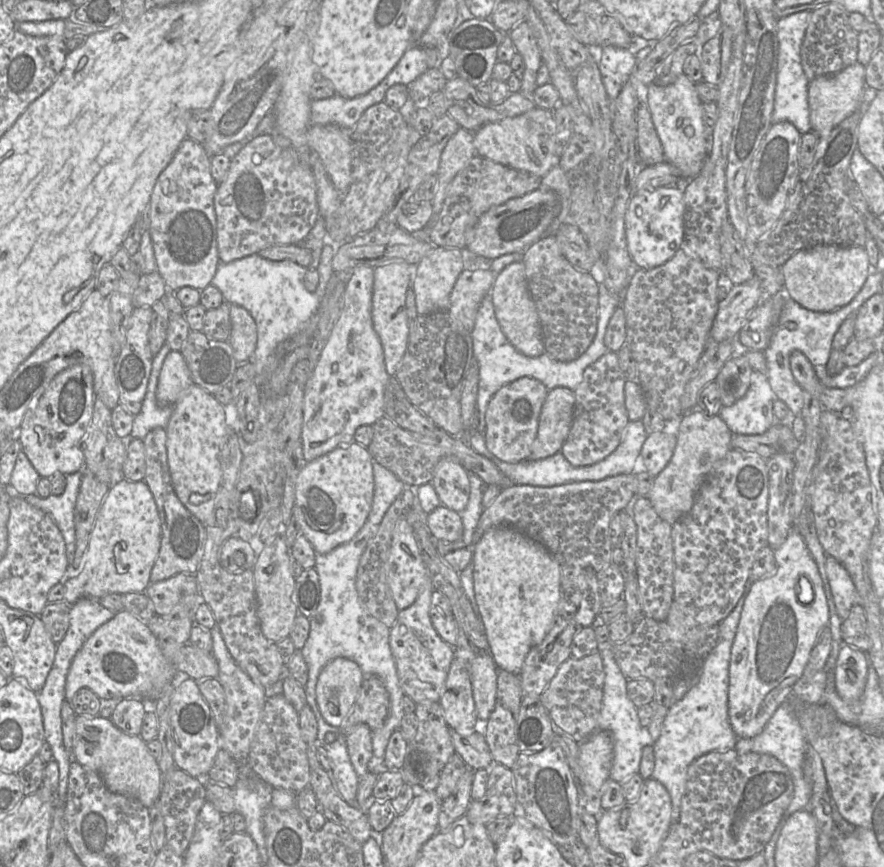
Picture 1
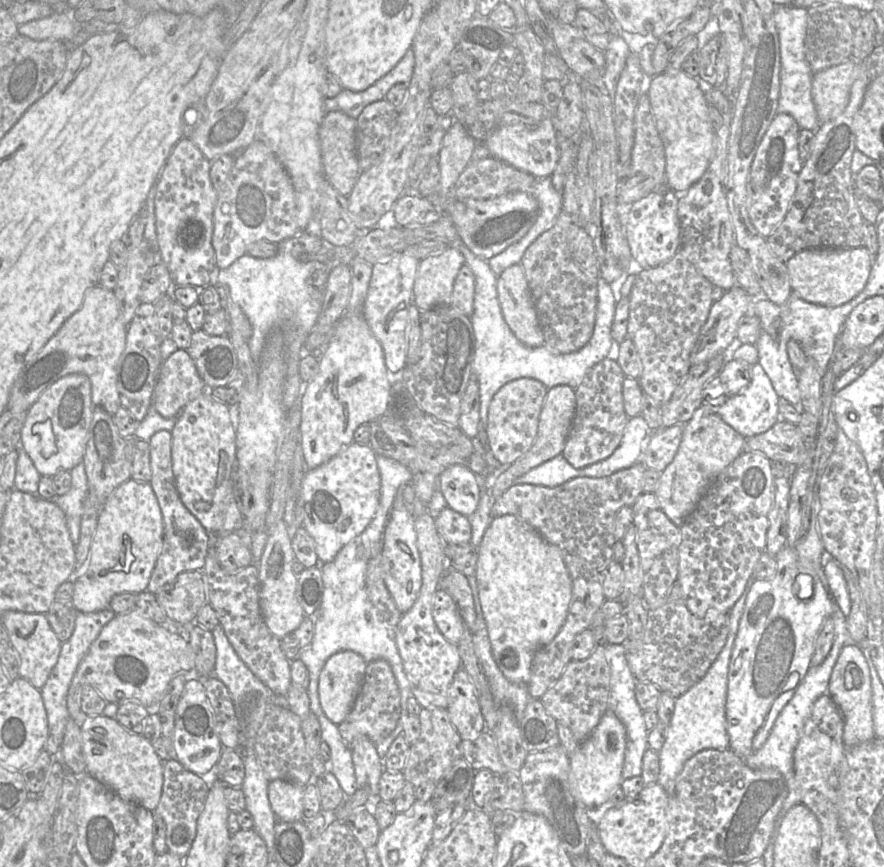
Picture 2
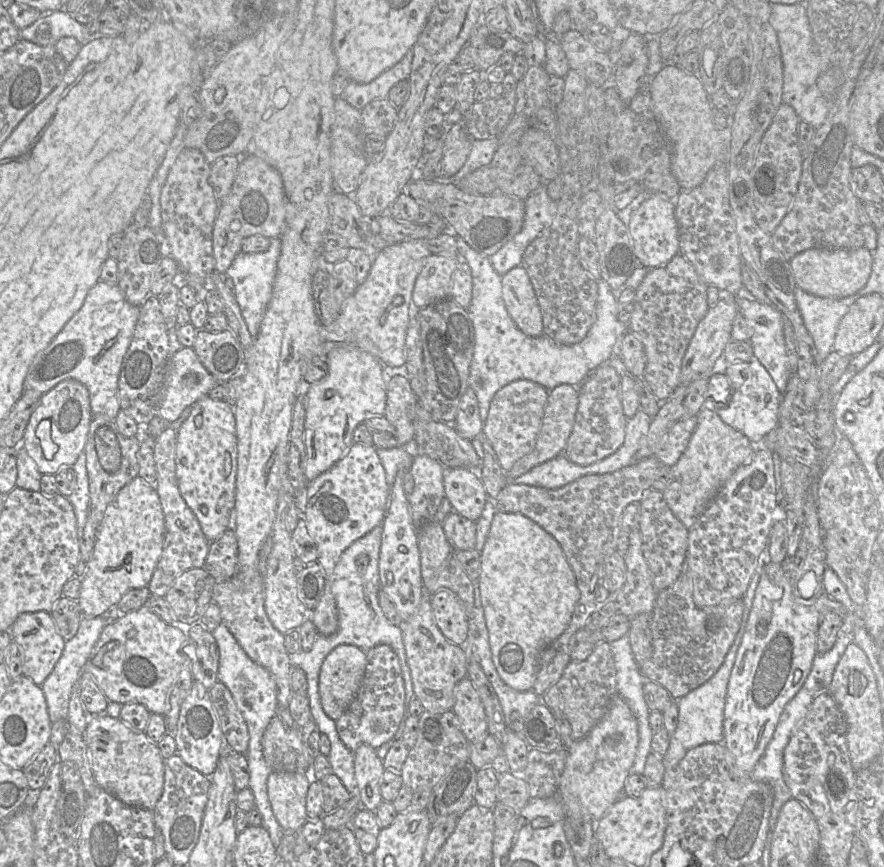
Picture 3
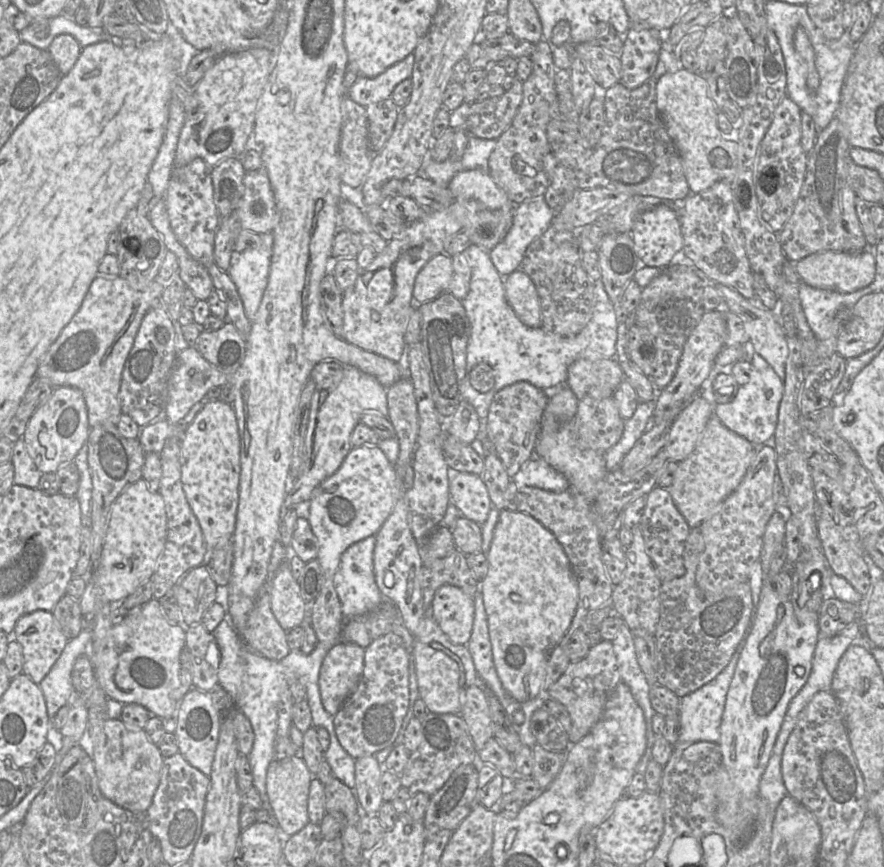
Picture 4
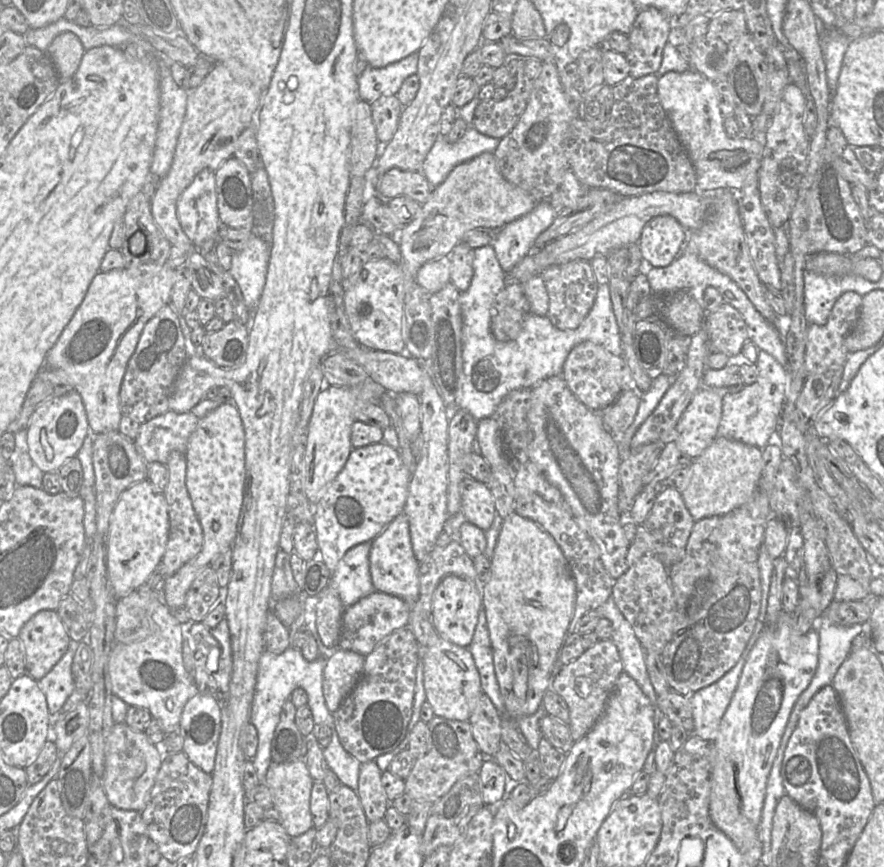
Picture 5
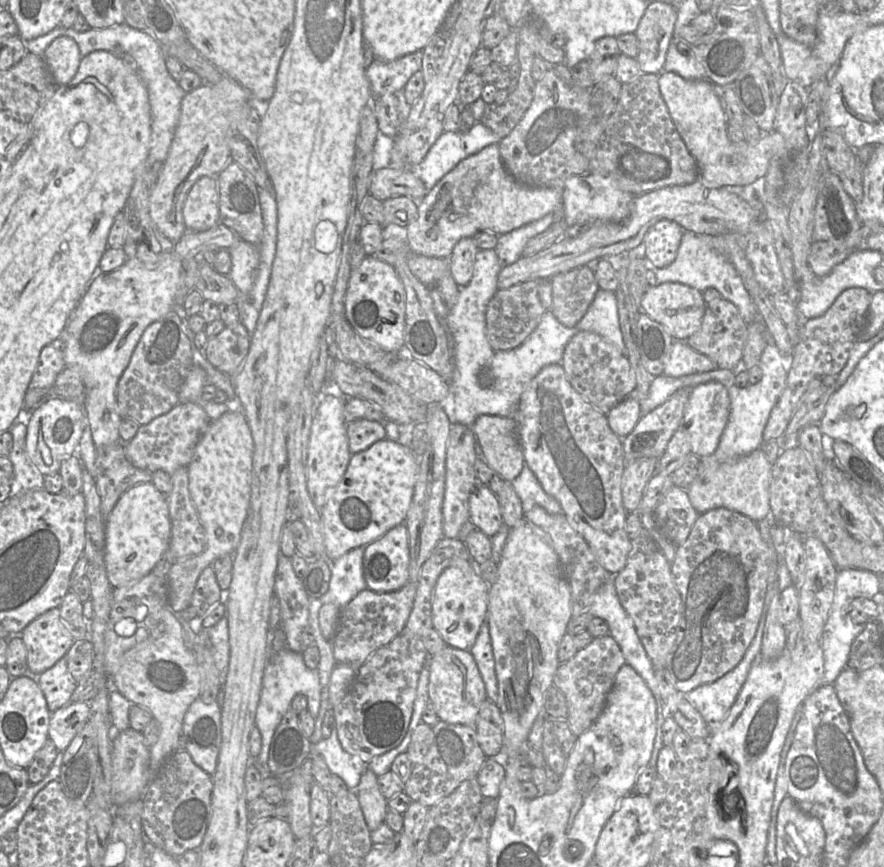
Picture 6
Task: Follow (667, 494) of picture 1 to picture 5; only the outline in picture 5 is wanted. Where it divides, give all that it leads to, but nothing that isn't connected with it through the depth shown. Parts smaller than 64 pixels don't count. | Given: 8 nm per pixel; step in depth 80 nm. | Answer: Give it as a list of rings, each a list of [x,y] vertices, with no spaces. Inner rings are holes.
[[[717,436],[717,438],[704,450],[704,452],[700,456],[693,459],[692,468],[691,468],[691,478],[690,478],[687,486],[681,492],[681,494],[682,494],[682,497],[683,497],[683,500],[685,502],[687,509],[689,510],[690,514],[692,515],[692,517],[695,521],[698,521],[698,520],[706,518],[706,517],[711,517],[711,516],[722,516],[722,515],[738,508],[739,506],[743,505],[754,495],[754,493],[758,487],[758,484],[759,484],[759,481],[760,481],[760,478],[762,475],[762,470],[764,467],[762,451],[763,451],[763,449],[758,448],[756,446],[745,444],[741,441],[734,440],[731,438]]]

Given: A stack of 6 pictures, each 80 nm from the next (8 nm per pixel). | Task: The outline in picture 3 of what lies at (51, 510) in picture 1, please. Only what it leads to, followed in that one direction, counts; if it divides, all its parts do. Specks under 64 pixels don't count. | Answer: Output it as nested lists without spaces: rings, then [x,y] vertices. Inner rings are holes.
[[[84,450],[80,453],[78,459],[73,465],[73,469],[76,473],[77,484],[73,493],[67,498],[74,508],[79,541],[81,542],[81,536],[83,536],[83,529],[90,510],[89,481],[86,469],[86,453]]]

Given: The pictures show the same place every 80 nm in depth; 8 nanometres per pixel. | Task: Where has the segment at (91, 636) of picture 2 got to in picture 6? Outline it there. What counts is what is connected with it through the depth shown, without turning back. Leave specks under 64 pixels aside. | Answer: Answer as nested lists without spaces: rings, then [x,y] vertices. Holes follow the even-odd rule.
[[[66,655],[37,676],[37,683],[52,713],[70,703],[71,696],[78,685],[68,670]]]

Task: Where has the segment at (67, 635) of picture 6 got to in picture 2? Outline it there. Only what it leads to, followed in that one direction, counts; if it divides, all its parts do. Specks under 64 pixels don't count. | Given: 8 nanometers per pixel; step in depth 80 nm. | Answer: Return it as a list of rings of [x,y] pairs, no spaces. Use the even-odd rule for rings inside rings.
[[[8,610],[2,616],[2,624],[9,635],[11,646],[20,656],[19,676],[40,690],[57,663],[62,642],[54,633],[45,614],[42,613]]]

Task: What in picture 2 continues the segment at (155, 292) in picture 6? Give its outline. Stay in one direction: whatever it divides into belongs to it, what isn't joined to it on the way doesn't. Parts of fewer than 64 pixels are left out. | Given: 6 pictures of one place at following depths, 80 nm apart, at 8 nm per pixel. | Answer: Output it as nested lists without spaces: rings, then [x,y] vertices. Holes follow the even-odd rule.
[[[100,285],[89,288],[81,307],[24,366],[10,390],[7,410],[27,412],[42,392],[58,379],[81,373],[90,379],[94,407],[101,407],[113,416],[121,406],[117,389],[117,364],[125,348],[126,331],[114,291]]]

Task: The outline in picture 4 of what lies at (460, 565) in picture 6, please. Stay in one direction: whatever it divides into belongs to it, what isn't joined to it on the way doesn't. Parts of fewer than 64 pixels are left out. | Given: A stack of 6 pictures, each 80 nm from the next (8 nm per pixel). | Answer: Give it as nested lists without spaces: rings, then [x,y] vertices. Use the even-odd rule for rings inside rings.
[[[445,584],[435,593],[430,614],[455,645],[466,645],[474,622],[474,598],[459,587]]]

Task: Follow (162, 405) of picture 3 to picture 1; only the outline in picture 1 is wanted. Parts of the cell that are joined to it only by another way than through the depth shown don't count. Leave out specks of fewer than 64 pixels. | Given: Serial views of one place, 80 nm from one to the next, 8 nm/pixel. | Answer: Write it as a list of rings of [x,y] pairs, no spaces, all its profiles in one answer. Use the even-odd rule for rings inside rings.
[[[170,351],[166,356],[156,390],[160,405],[174,405],[194,382],[180,351]]]

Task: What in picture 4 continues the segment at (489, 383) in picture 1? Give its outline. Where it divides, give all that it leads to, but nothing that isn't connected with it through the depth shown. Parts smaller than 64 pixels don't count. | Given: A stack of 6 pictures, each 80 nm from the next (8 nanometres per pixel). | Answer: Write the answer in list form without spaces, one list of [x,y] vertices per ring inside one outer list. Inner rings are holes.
[[[471,244],[462,253],[471,269],[469,292],[462,300],[471,324],[471,335],[461,394],[462,400],[473,405],[482,420],[487,418],[495,394],[508,385],[526,381],[545,392],[551,392],[565,384],[568,367],[574,361],[616,358],[617,314],[602,280],[595,281],[594,307],[587,325],[572,337],[554,335],[542,327],[530,328],[520,321],[506,299],[504,277],[495,268],[489,251]],[[480,363],[489,364],[495,374],[495,384],[487,392],[478,391],[471,383],[471,372]]]

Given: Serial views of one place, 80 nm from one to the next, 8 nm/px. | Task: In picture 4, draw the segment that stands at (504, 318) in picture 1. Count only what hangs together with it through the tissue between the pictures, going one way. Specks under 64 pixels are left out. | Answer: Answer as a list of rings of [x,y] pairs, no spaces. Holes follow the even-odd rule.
[[[521,267],[503,277],[506,299],[520,321],[530,328],[542,327],[540,298],[532,279]]]

